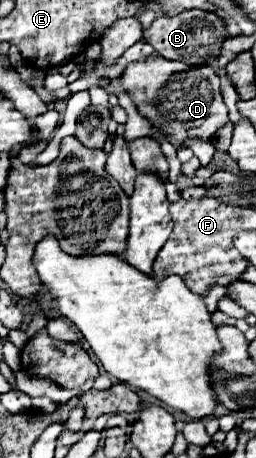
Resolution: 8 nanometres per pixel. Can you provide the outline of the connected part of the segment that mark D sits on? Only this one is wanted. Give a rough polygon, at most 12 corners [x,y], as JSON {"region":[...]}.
{"region":[[150,55],[118,85],[178,141],[228,123],[210,65]]}

